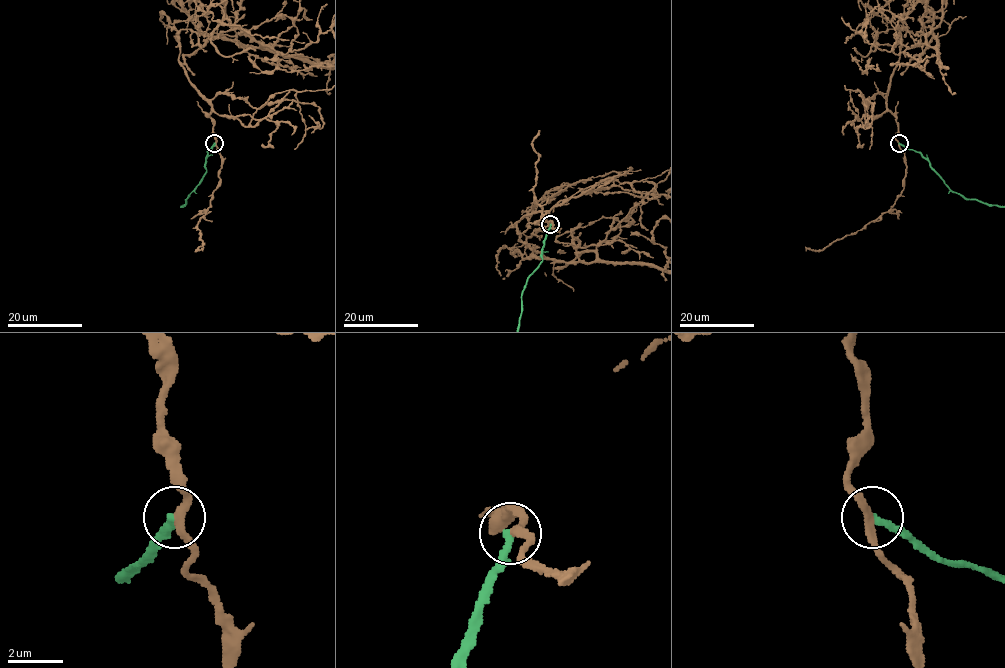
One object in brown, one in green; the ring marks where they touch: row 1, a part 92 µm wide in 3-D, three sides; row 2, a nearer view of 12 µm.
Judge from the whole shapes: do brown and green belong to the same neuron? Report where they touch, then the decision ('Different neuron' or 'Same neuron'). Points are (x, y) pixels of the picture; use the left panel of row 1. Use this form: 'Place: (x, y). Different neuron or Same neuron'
Place: (214, 143). Different neuron

